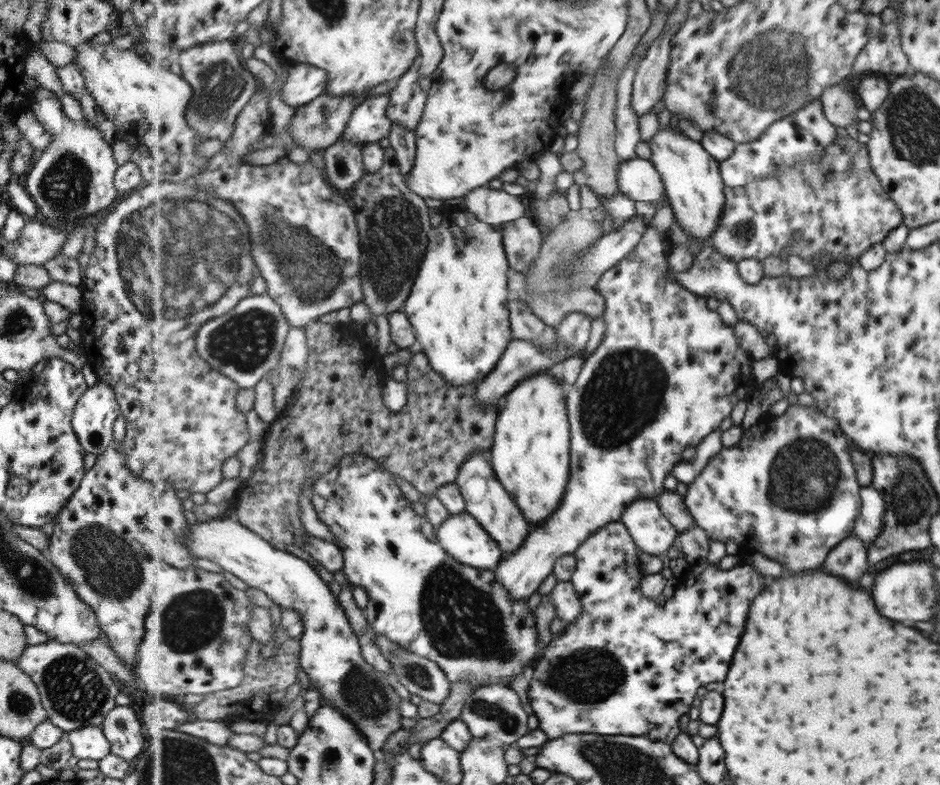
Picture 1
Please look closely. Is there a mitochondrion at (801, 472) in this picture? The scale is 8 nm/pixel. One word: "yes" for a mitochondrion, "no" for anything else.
yes

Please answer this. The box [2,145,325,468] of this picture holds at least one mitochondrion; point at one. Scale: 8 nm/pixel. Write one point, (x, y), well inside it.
(217, 258)

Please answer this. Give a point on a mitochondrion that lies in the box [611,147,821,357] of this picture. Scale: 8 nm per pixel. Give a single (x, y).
(743, 230)

